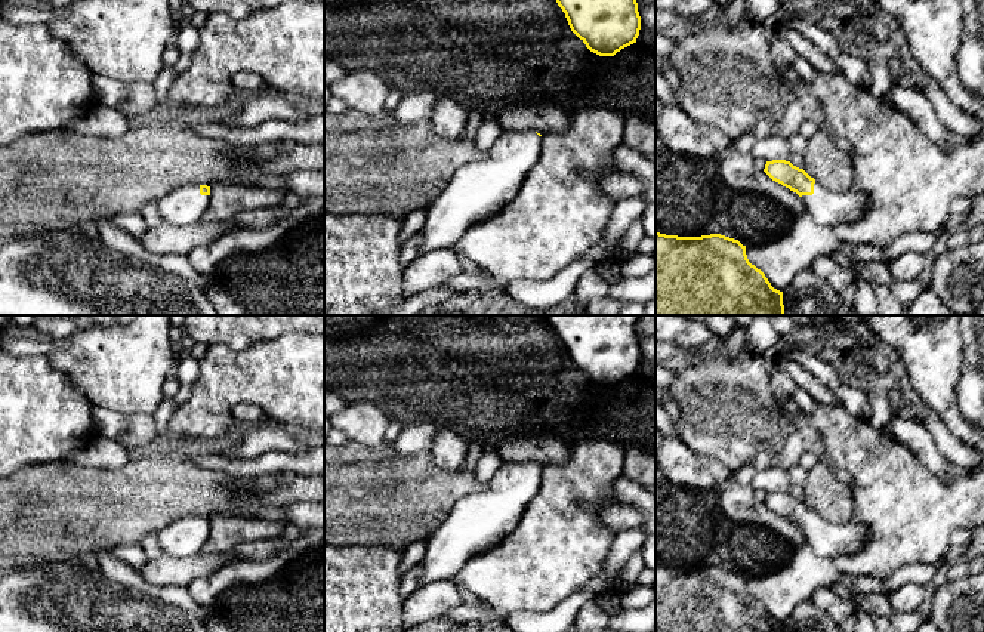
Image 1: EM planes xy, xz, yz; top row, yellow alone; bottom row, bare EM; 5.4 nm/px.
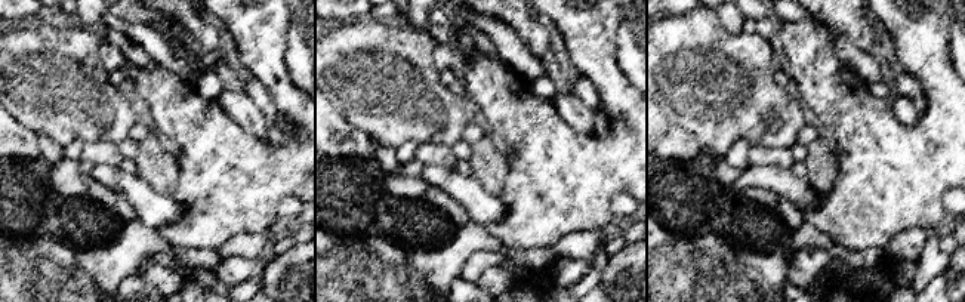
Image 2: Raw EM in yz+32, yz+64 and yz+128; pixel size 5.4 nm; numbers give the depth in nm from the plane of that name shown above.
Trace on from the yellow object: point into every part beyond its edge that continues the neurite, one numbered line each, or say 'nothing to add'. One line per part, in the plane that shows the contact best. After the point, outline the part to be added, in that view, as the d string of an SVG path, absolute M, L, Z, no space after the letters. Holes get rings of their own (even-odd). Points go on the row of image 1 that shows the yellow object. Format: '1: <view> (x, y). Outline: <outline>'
1: yz (830, 209). Outline: M817 181L814 194L801 200L814 221L829 228L858 219L867 207L867 197L861 192L832 192Z

